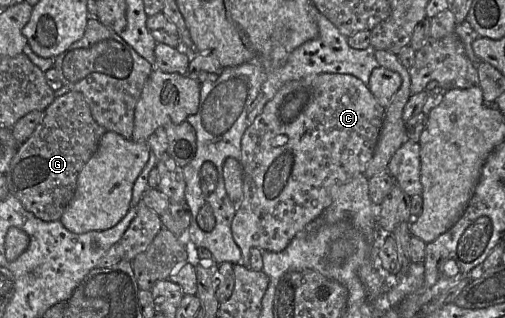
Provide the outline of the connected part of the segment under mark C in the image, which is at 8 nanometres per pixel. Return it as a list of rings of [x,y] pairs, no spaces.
[[[320,73],[286,83],[275,96],[267,102],[262,112],[246,129],[241,140],[241,165],[243,168],[243,197],[237,206],[232,220],[231,231],[233,239],[241,249],[241,264],[249,267],[252,248],[262,251],[279,252],[284,250],[289,242],[302,231],[309,223],[318,218],[331,204],[331,191],[358,174],[364,174],[369,161],[372,159],[384,121],[385,109],[379,104],[369,87],[359,78],[349,74]]]

